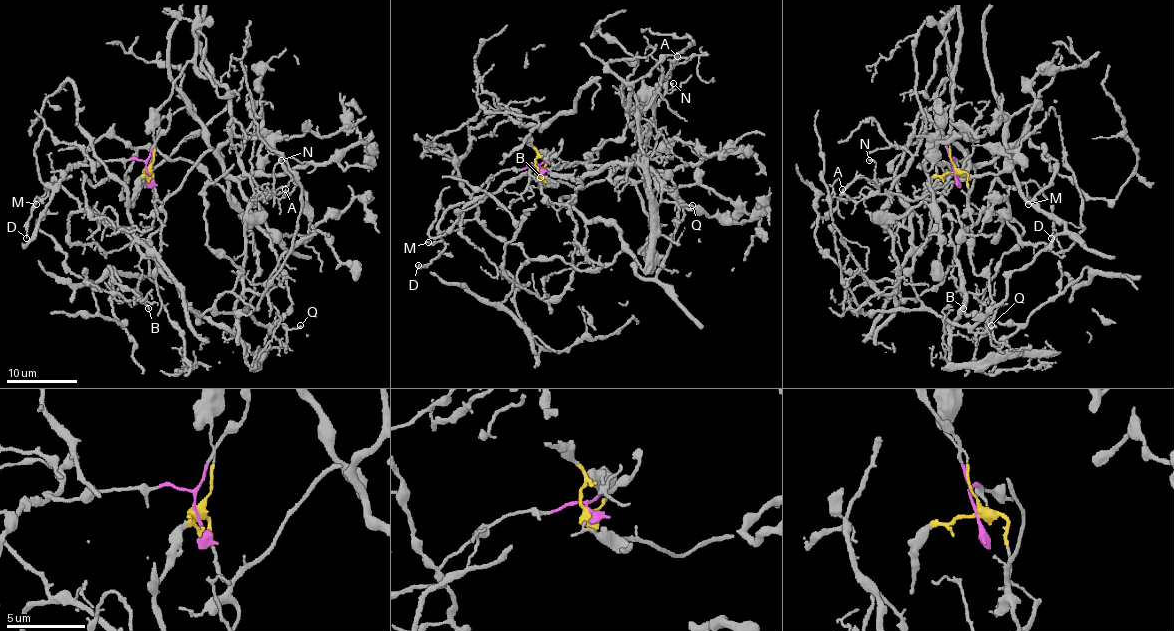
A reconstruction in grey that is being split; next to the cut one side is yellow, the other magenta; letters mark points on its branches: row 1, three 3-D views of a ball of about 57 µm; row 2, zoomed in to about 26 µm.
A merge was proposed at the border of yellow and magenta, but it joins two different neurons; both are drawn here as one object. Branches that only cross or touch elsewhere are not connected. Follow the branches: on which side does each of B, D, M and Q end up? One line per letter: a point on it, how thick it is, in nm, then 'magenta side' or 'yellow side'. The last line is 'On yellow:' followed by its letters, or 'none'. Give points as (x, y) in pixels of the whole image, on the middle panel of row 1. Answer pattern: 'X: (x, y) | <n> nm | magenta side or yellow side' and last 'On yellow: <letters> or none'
B: (540, 177) | 180 nm | magenta side
D: (418, 265) | 160 nm | magenta side
M: (428, 242) | 110 nm | magenta side
Q: (692, 205) | 150 nm | magenta side
On yellow: none

